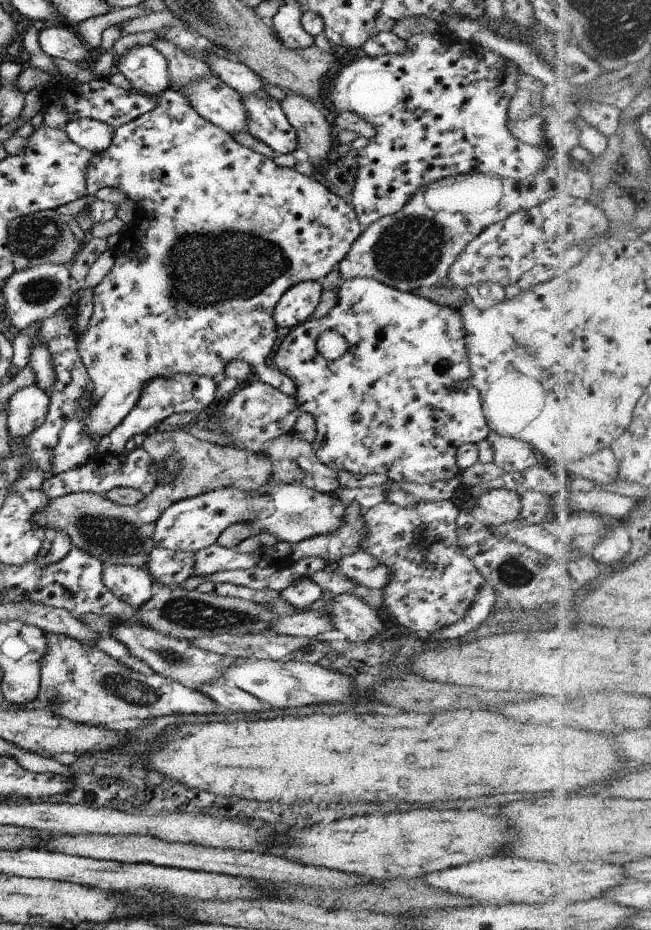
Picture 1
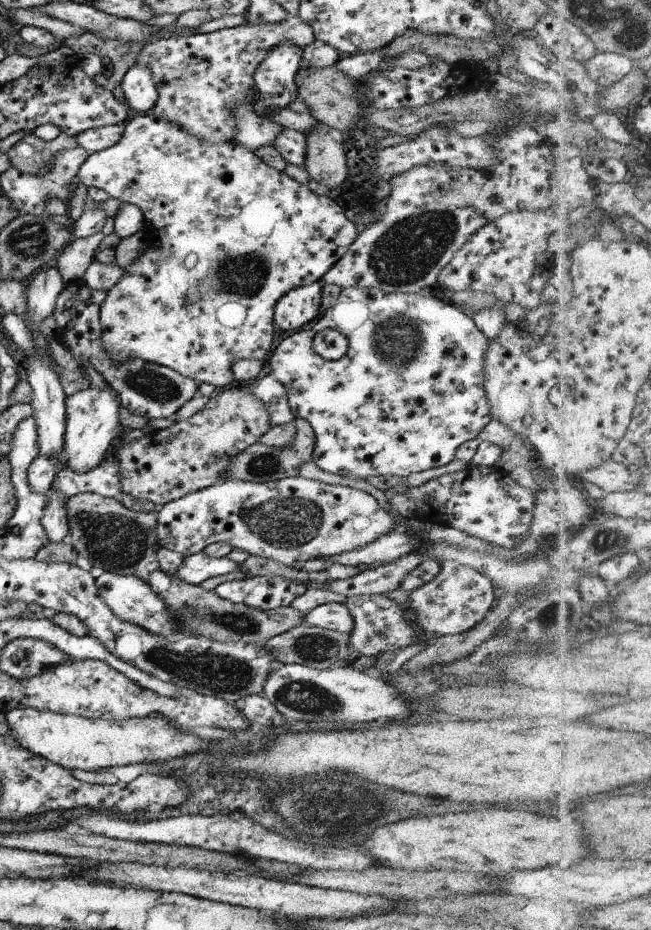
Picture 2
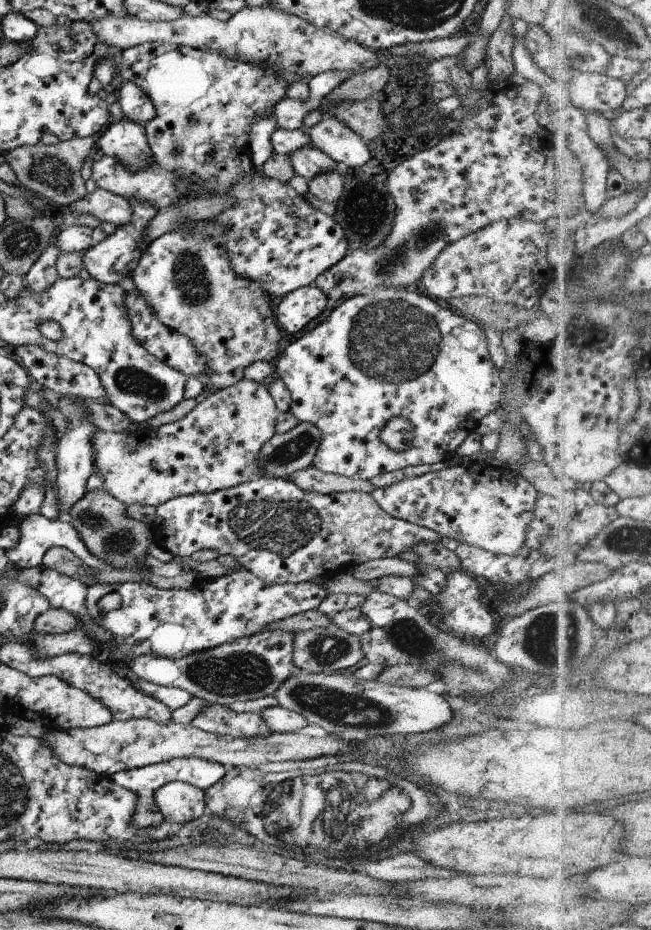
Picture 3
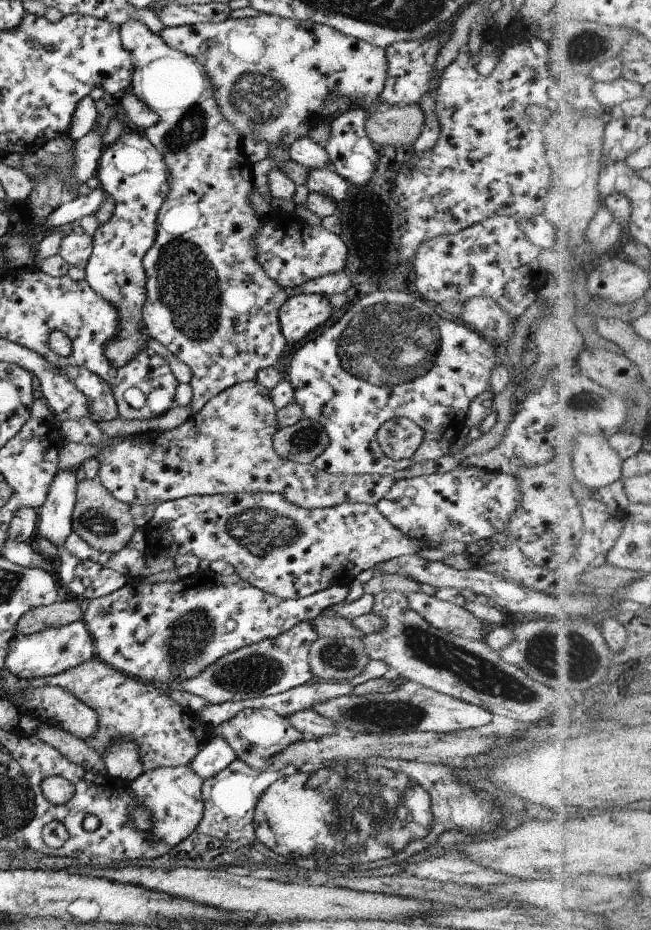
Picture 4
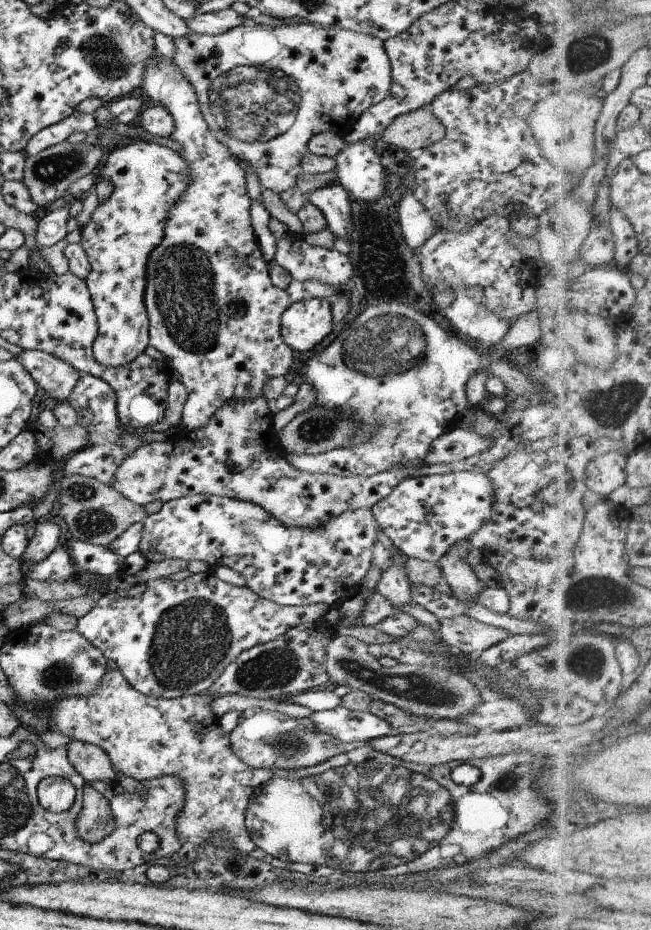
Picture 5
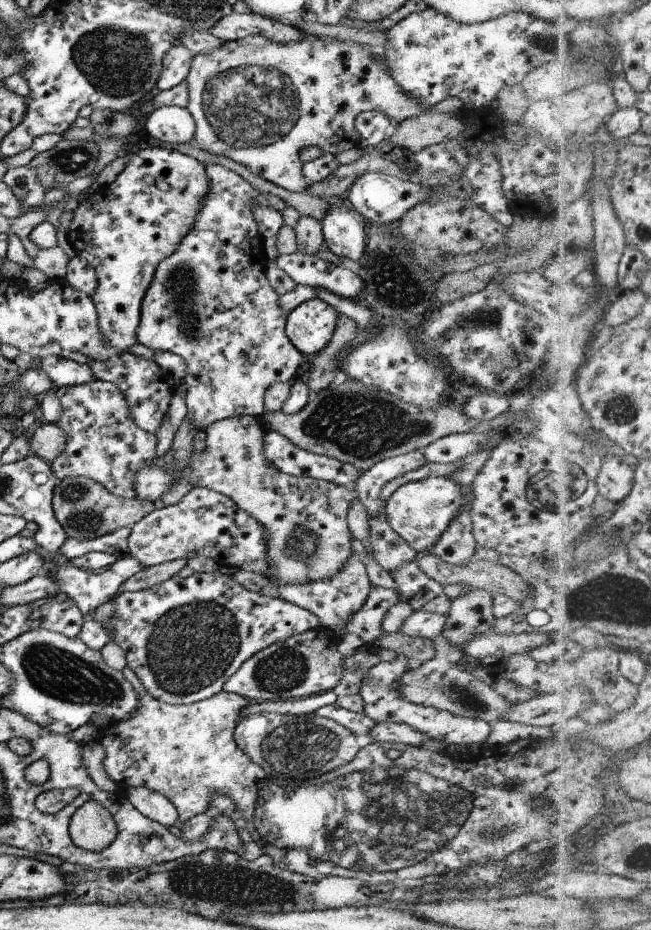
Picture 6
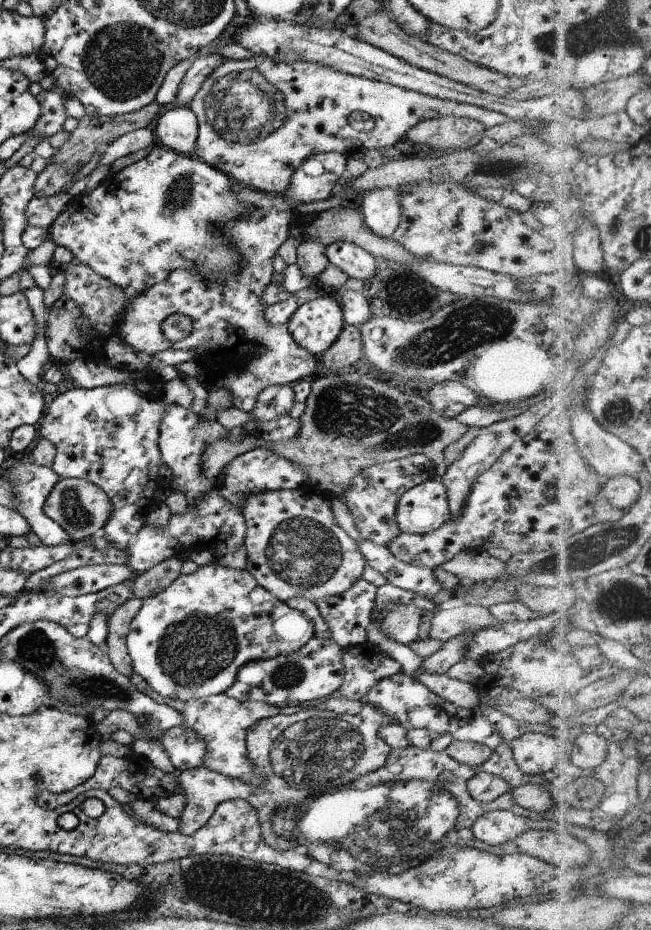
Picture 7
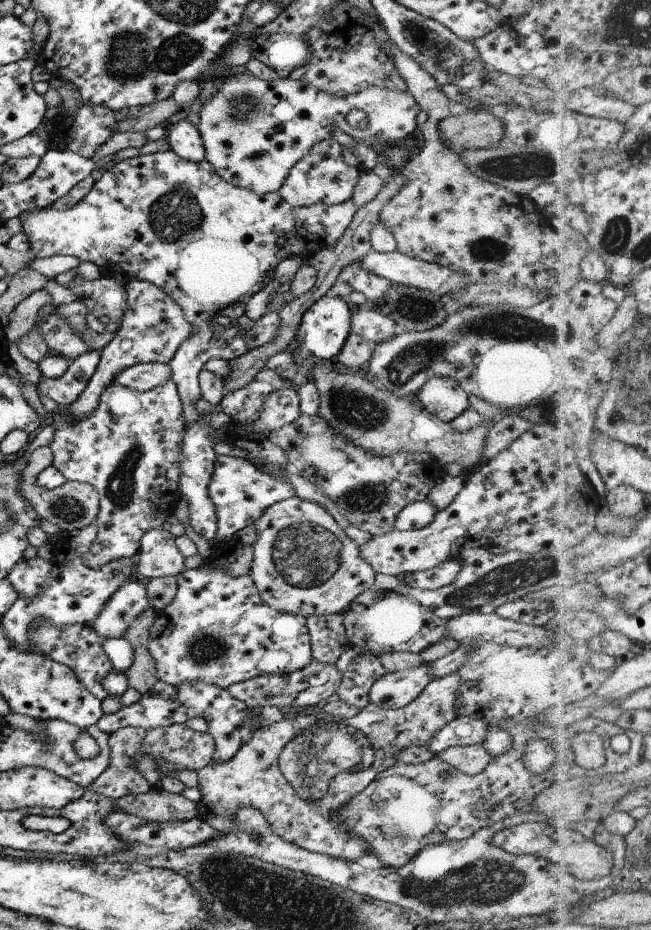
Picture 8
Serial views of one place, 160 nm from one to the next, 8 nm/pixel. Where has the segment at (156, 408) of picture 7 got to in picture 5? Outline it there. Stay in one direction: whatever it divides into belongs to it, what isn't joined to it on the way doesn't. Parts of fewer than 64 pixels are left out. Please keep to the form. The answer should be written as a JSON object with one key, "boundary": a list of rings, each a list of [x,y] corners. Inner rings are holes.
{"boundary":[[[80,375],[66,400],[72,409],[76,410],[76,424],[86,428],[86,443],[78,451],[71,453],[60,462],[61,474],[81,475],[89,477],[106,485],[111,485],[114,472],[125,457],[135,449],[147,444],[138,432],[126,433],[119,427],[116,415],[116,394],[113,389],[100,378],[91,375]]]}

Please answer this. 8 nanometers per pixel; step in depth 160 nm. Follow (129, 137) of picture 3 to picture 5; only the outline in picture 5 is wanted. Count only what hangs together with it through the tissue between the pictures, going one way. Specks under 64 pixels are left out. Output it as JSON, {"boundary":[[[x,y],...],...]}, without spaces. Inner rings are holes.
{"boundary":[[[140,138],[109,150],[96,170],[96,178],[106,178],[113,184],[113,191],[93,210],[89,220],[80,230],[80,247],[90,264],[84,280],[93,303],[97,332],[92,342],[93,358],[106,367],[120,367],[143,353],[148,345],[148,318],[144,307],[146,262],[149,253],[161,242],[163,229],[170,208],[187,188],[190,174],[187,163],[177,152]]]}

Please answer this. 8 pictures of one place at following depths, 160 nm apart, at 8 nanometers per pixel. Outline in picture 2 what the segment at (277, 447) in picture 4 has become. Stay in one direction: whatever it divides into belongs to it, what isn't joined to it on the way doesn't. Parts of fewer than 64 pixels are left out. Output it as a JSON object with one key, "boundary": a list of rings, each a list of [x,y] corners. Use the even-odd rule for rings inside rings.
{"boundary":[[[302,418],[294,419],[295,436],[291,446],[283,448],[273,448],[265,444],[254,443],[245,450],[241,450],[236,456],[233,456],[225,472],[221,474],[224,479],[241,480],[241,482],[267,483],[289,477],[296,477],[297,468],[301,462],[311,460],[314,451],[314,433],[311,431],[307,420]]]}

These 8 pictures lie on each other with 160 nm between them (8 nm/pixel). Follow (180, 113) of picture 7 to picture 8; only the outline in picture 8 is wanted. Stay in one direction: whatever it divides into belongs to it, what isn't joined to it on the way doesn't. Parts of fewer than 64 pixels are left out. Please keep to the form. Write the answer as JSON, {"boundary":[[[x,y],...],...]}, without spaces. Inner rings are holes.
{"boundary":[[[185,119],[175,121],[166,128],[166,142],[179,158],[199,162],[204,159],[204,148],[198,130]]]}

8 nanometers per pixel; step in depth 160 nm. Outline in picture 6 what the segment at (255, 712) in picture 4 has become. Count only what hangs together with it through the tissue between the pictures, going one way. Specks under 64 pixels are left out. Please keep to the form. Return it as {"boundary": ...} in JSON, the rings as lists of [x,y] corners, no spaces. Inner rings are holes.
{"boundary":[[[267,712],[260,714],[249,714],[244,716],[235,726],[235,729],[233,730],[233,742],[235,742],[237,749],[243,752],[243,754],[245,754],[245,756],[247,756],[247,758],[253,762],[253,764],[257,764],[268,775],[268,777],[281,778],[281,774],[285,774],[285,772],[287,772],[287,778],[289,778],[289,774],[291,774],[291,776],[293,776],[293,780],[303,780],[303,782],[305,782],[305,780],[311,781],[314,779],[319,779],[323,774],[331,772],[331,770],[335,770],[337,766],[343,766],[343,764],[347,764],[349,760],[353,760],[353,756],[357,754],[357,750],[360,750],[357,742],[355,741],[355,735],[351,734],[349,730],[327,718],[315,716],[313,713],[301,714],[299,716],[272,714]]]}

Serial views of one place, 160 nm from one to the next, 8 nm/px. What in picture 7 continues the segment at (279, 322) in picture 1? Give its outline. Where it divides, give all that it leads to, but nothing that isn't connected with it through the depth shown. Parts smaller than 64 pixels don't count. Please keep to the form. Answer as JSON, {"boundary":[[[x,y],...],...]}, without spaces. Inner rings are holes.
{"boundary":[[[328,295],[300,303],[286,322],[298,347],[319,358],[344,327],[340,304]]]}

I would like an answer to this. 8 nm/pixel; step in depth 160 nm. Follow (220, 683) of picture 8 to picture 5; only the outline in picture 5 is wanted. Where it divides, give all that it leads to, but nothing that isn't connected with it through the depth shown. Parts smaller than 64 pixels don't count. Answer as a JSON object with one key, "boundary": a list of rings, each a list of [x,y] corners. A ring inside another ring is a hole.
{"boundary":[[[211,571],[195,573],[181,581],[158,578],[132,587],[95,596],[93,608],[76,619],[74,628],[92,644],[105,660],[112,660],[125,680],[141,694],[174,699],[207,692],[223,669],[238,658],[241,651],[277,638],[303,623],[323,622],[327,605],[317,603],[302,607],[278,605],[257,596],[247,587],[236,587],[221,581]]]}

